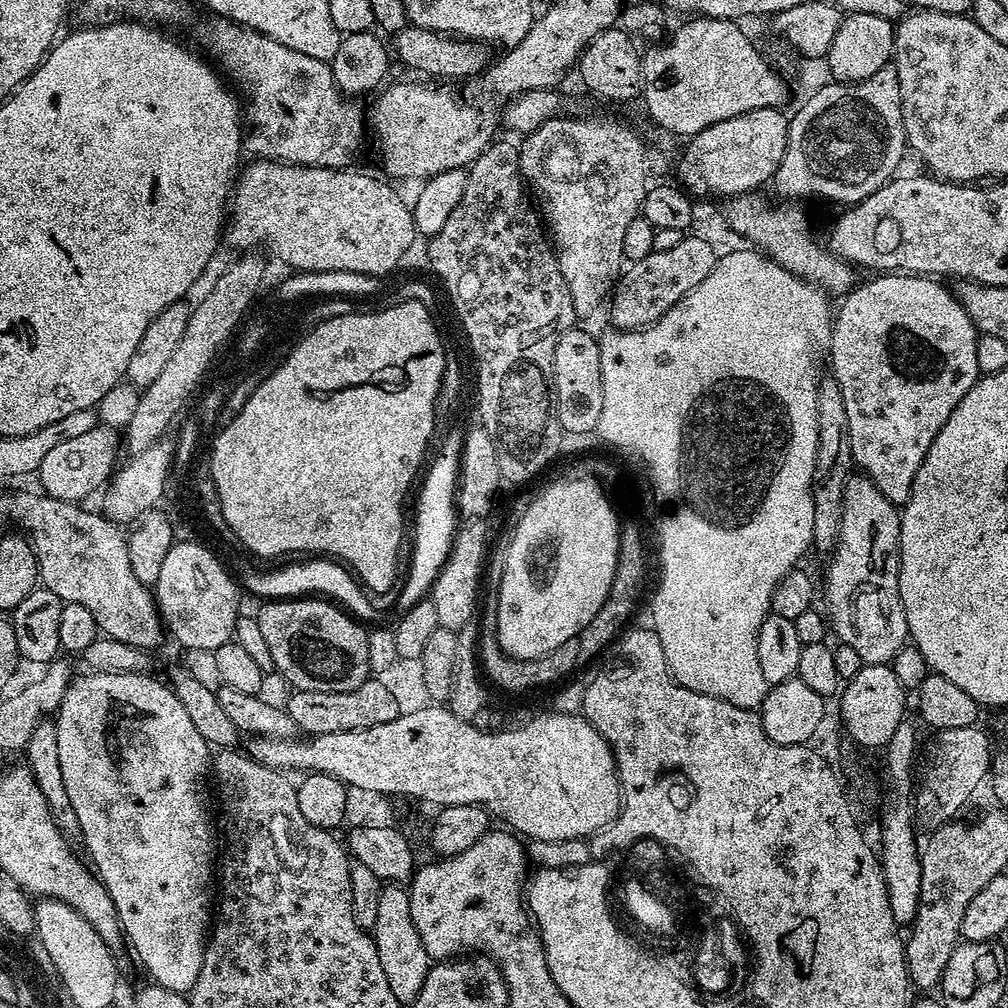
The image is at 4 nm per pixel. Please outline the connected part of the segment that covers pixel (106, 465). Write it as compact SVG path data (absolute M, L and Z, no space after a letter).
M97 426L79 438L69 438L67 442L54 446L54 450L46 454L38 473L43 495L69 502L84 502L87 496L94 495L96 491L97 495L114 475L118 464L116 455L120 448L122 452L121 433L107 426Z

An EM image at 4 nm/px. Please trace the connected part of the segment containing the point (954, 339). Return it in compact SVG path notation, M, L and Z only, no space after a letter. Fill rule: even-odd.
M876 274L871 278L873 280L868 280L865 284L857 283L852 291L841 299L844 301L841 302L840 308L838 304L835 309L830 341L830 347L832 347L830 376L835 380L838 390L842 394L842 402L846 402L848 450L852 453L852 464L860 467L857 469L867 476L874 486L878 486L878 490L882 490L882 494L886 494L889 502L903 506L912 493L914 478L918 474L918 466L922 466L922 458L926 458L934 438L938 438L938 430L942 430L942 426L946 426L950 414L954 414L954 406L958 406L958 402L962 402L962 398L966 398L970 386L974 386L982 375L978 366L979 335L970 314L966 314L966 310L957 300L955 291L947 292L940 285L943 283L939 279L919 274Z

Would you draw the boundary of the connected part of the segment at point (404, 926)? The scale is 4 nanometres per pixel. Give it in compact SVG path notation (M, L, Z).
M395 882L385 883L381 887L374 939L378 962L382 962L382 971L386 974L386 982L390 985L394 998L398 998L401 1006L412 1005L428 977L430 958L426 954L426 946L422 946L422 938L418 938L418 926L414 926L414 918L410 914L407 887Z

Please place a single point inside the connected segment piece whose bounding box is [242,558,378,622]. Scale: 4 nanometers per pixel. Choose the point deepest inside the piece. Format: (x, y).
(323, 576)

